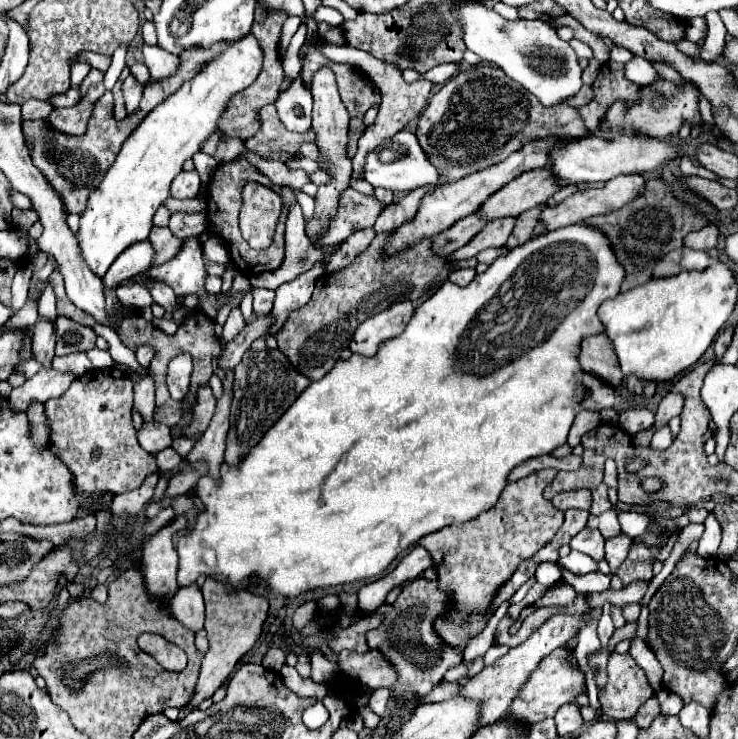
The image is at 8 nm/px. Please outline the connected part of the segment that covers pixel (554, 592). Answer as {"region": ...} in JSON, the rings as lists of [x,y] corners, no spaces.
{"region":[[[559,581],[559,583],[555,583],[553,587],[549,587],[547,589],[547,593],[539,599],[539,601],[535,601],[533,605],[529,605],[529,607],[525,607],[523,611],[521,611],[521,615],[519,615],[519,619],[511,625],[511,633],[517,633],[519,631],[519,627],[521,627],[521,623],[523,623],[523,619],[527,617],[527,615],[531,615],[535,609],[539,609],[539,607],[549,607],[549,605],[561,605],[561,607],[569,607],[569,605],[573,605],[575,603],[575,597],[577,597],[577,593],[575,593],[575,589],[569,585],[569,583],[565,583],[565,581]]]}

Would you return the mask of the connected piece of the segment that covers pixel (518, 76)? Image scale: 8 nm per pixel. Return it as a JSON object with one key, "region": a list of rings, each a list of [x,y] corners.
{"region":[[[481,3],[453,5],[453,11],[455,17],[463,23],[463,41],[467,49],[477,53],[483,61],[499,65],[509,77],[529,89],[543,105],[557,105],[581,89],[583,81],[579,61],[569,43],[557,37],[557,31],[551,23],[541,19],[507,21]]]}

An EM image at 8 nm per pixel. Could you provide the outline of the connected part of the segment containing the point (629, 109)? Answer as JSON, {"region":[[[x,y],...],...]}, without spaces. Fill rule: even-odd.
{"region":[[[657,79],[651,85],[643,85],[639,87],[639,97],[633,105],[625,103],[625,101],[615,101],[609,111],[605,113],[605,117],[601,119],[601,127],[603,131],[609,131],[613,127],[619,129],[635,129],[637,133],[649,133],[651,137],[671,137],[677,135],[683,123],[689,123],[691,127],[695,125],[703,125],[701,119],[701,111],[699,111],[699,89],[693,81],[681,79],[679,85]]]}

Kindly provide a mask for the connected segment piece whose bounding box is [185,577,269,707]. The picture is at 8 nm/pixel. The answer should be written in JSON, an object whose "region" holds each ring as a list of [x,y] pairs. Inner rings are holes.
{"region":[[[207,577],[203,583],[203,597],[205,597],[205,631],[209,637],[209,651],[203,659],[201,673],[195,685],[195,691],[185,707],[197,707],[201,701],[209,699],[229,677],[235,663],[253,647],[263,631],[263,623],[267,619],[269,601],[267,597],[259,595],[257,591],[247,591],[241,597],[231,597],[231,593],[221,593],[221,583],[213,577]]]}

